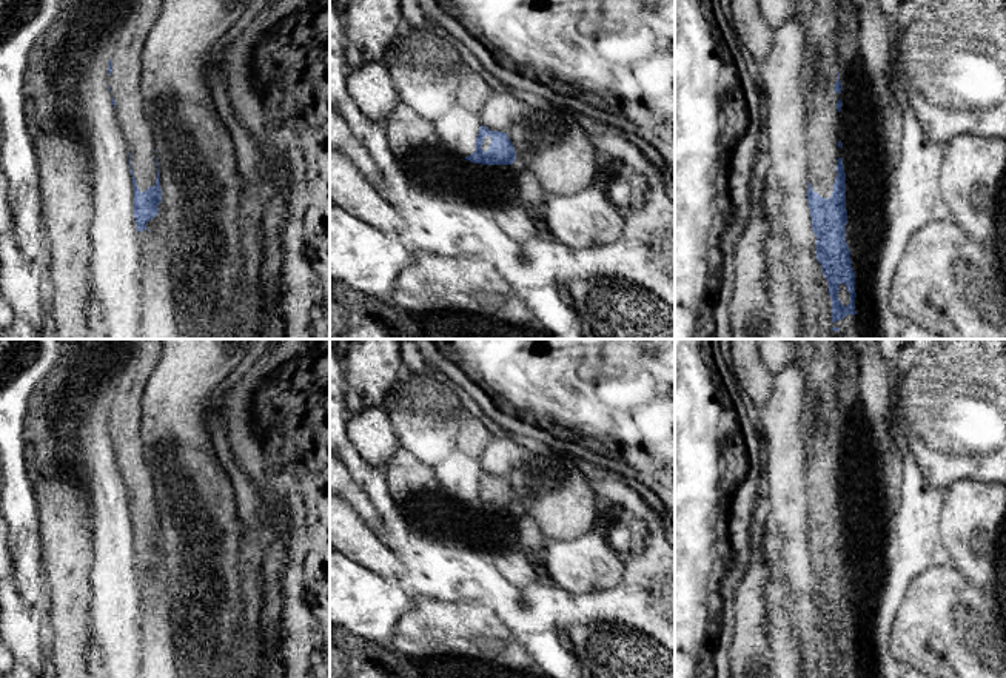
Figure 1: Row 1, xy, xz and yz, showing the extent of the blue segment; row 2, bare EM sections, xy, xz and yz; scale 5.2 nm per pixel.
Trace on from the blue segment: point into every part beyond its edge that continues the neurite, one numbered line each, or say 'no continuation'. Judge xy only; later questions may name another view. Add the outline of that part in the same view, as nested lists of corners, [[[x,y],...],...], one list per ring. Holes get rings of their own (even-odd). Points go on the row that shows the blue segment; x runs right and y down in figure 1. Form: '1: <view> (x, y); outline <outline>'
1: xy (125, 79); outline [[[131,0],[129,14],[119,26],[117,43],[111,55],[109,86],[129,145],[134,177],[142,193],[154,186],[157,180],[154,139],[145,116],[140,86],[142,51],[160,9],[162,0]]]

